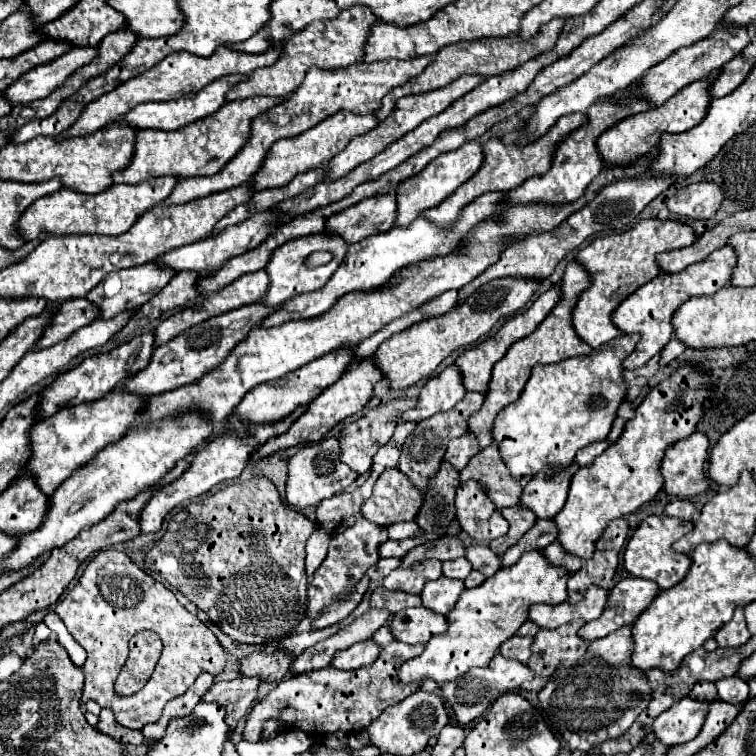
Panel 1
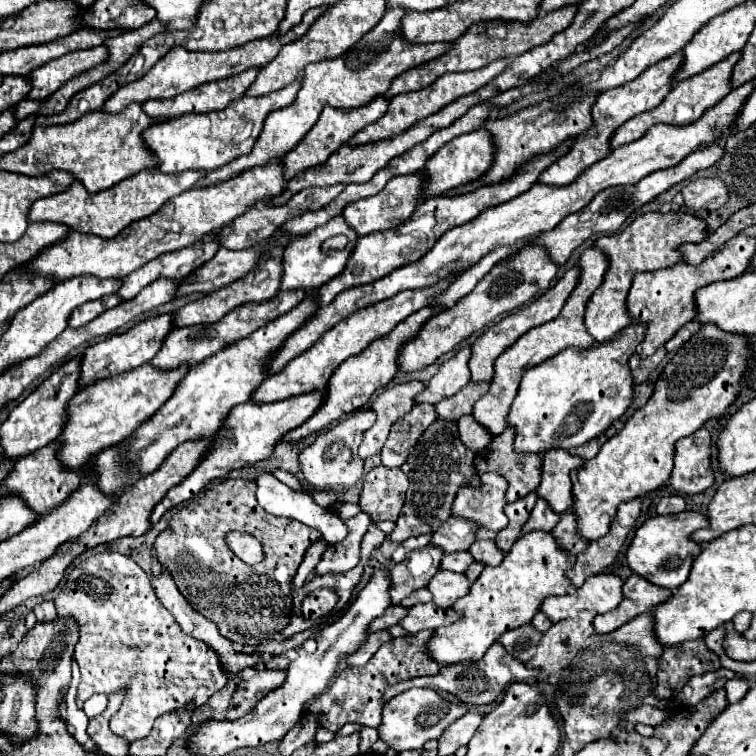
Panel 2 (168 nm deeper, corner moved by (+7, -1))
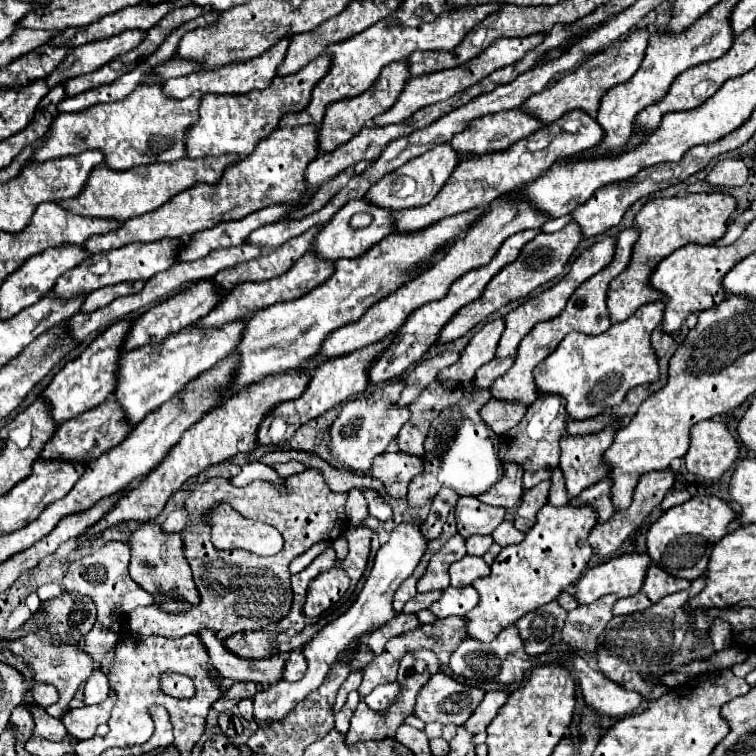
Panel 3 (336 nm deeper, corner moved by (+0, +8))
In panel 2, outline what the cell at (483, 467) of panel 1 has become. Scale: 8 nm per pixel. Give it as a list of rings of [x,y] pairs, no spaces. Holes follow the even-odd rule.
[[[507,428],[475,458],[477,472],[497,472],[509,480],[507,502],[515,502],[529,492],[535,492],[541,470],[541,454],[519,454],[513,450],[513,440],[515,430]]]

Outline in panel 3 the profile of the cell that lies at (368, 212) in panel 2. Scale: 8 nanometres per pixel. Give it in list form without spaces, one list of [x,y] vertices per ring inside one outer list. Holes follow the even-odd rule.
[[[442,143],[442,145],[426,151],[424,155],[408,161],[406,165],[398,167],[394,173],[382,177],[382,181],[374,183],[372,189],[366,193],[366,199],[372,205],[384,207],[384,209],[392,209],[392,211],[422,207],[422,205],[430,203],[438,195],[438,191],[448,181],[448,177],[452,175],[456,165],[458,165],[458,155],[450,147],[450,143]]]

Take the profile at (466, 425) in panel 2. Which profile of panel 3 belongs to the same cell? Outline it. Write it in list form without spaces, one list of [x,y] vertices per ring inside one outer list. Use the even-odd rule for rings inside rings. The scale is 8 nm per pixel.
[[[488,401],[482,409],[480,415],[484,423],[496,433],[502,435],[508,429],[516,427],[526,413],[524,405],[510,405],[508,401]]]

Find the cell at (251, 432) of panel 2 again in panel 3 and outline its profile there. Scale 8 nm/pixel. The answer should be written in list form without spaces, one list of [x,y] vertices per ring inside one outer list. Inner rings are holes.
[[[388,337],[386,341],[378,341],[378,343],[374,343],[374,345],[366,347],[366,349],[360,349],[360,351],[354,351],[354,353],[350,353],[350,355],[342,355],[342,357],[336,357],[336,359],[330,359],[330,361],[322,363],[322,365],[312,373],[306,391],[304,391],[298,399],[284,401],[284,403],[276,405],[276,407],[264,417],[264,421],[260,423],[258,433],[256,433],[256,435],[258,435],[258,445],[268,445],[268,443],[270,443],[270,435],[266,435],[266,431],[268,431],[268,427],[270,427],[270,423],[272,423],[274,419],[282,417],[282,419],[286,421],[286,427],[288,427],[288,429],[286,429],[286,433],[282,435],[282,443],[284,443],[286,439],[290,439],[290,437],[294,435],[294,431],[296,431],[302,423],[320,417],[320,415],[326,413],[328,409],[332,409],[332,407],[344,403],[348,397],[352,397],[352,395],[364,391],[364,389],[368,387],[366,369],[370,367],[372,359],[378,357],[376,353],[380,353],[382,349],[386,349],[386,345],[390,345],[390,337]],[[296,417],[298,417],[298,421],[292,421],[292,419],[296,419]]]

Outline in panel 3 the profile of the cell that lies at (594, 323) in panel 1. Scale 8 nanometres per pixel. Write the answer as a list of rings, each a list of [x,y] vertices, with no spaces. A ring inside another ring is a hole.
[[[698,193],[698,195],[648,201],[638,211],[634,225],[632,225],[640,233],[640,237],[632,249],[632,259],[630,259],[628,267],[608,287],[606,307],[610,313],[610,321],[612,323],[626,321],[628,317],[632,317],[636,313],[638,307],[656,303],[656,301],[664,301],[662,293],[652,291],[648,285],[648,277],[656,269],[656,265],[684,245],[690,245],[690,243],[708,245],[710,241],[716,241],[718,237],[722,237],[734,209],[736,209],[736,199],[732,199],[730,195],[722,195],[722,193],[708,193],[708,195]]]

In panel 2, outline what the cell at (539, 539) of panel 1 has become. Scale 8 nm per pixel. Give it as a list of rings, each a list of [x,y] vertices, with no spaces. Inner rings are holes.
[[[537,498],[537,504],[535,504],[527,524],[523,526],[523,532],[553,530],[557,522],[559,522],[559,514],[553,514],[553,510],[547,506],[547,502],[543,502],[543,498]]]

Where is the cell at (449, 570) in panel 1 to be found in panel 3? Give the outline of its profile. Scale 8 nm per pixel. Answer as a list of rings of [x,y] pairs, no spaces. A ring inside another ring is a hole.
[[[486,535],[486,537],[470,537],[470,539],[466,539],[466,553],[482,557],[490,549],[492,543],[494,541],[492,541],[490,535]]]

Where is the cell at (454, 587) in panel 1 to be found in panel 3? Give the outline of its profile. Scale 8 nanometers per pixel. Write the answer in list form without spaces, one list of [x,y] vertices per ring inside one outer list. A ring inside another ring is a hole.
[[[462,557],[450,565],[450,585],[452,587],[466,587],[474,579],[486,577],[490,573],[490,567],[484,563],[482,557]]]

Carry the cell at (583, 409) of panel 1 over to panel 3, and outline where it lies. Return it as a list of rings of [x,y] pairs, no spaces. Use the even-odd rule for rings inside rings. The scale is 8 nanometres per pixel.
[[[650,303],[646,307],[640,307],[634,317],[612,325],[606,333],[602,335],[582,335],[582,333],[570,333],[564,337],[564,341],[556,347],[554,353],[550,353],[536,369],[534,369],[534,383],[540,395],[558,395],[566,403],[566,415],[574,421],[584,421],[592,419],[598,413],[604,413],[610,407],[616,407],[624,401],[630,389],[642,385],[642,383],[654,383],[658,381],[658,363],[656,363],[656,353],[650,347],[650,333],[654,327],[662,321],[662,303]]]

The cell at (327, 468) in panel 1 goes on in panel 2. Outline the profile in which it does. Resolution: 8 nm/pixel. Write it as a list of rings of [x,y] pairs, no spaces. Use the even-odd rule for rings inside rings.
[[[357,410],[343,418],[337,426],[317,434],[315,442],[299,454],[299,464],[305,474],[305,484],[317,490],[329,490],[329,488],[351,488],[357,484],[363,476],[363,460],[359,460],[357,448],[363,442],[363,432],[369,430],[375,422],[373,410]]]

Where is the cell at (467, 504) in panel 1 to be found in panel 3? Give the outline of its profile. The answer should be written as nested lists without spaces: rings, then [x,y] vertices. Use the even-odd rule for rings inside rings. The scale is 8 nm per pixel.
[[[506,463],[502,479],[492,489],[478,495],[478,499],[486,505],[492,505],[492,507],[510,509],[510,507],[518,505],[518,501],[522,497],[522,491],[524,489],[522,489],[522,469],[520,469],[520,465]]]

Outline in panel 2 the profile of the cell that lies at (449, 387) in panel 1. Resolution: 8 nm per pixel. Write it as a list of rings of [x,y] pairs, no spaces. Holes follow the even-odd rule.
[[[471,346],[461,348],[451,360],[447,360],[439,366],[439,372],[429,380],[425,390],[421,394],[417,394],[415,400],[437,404],[445,396],[457,394],[471,380],[469,358],[471,358]]]

